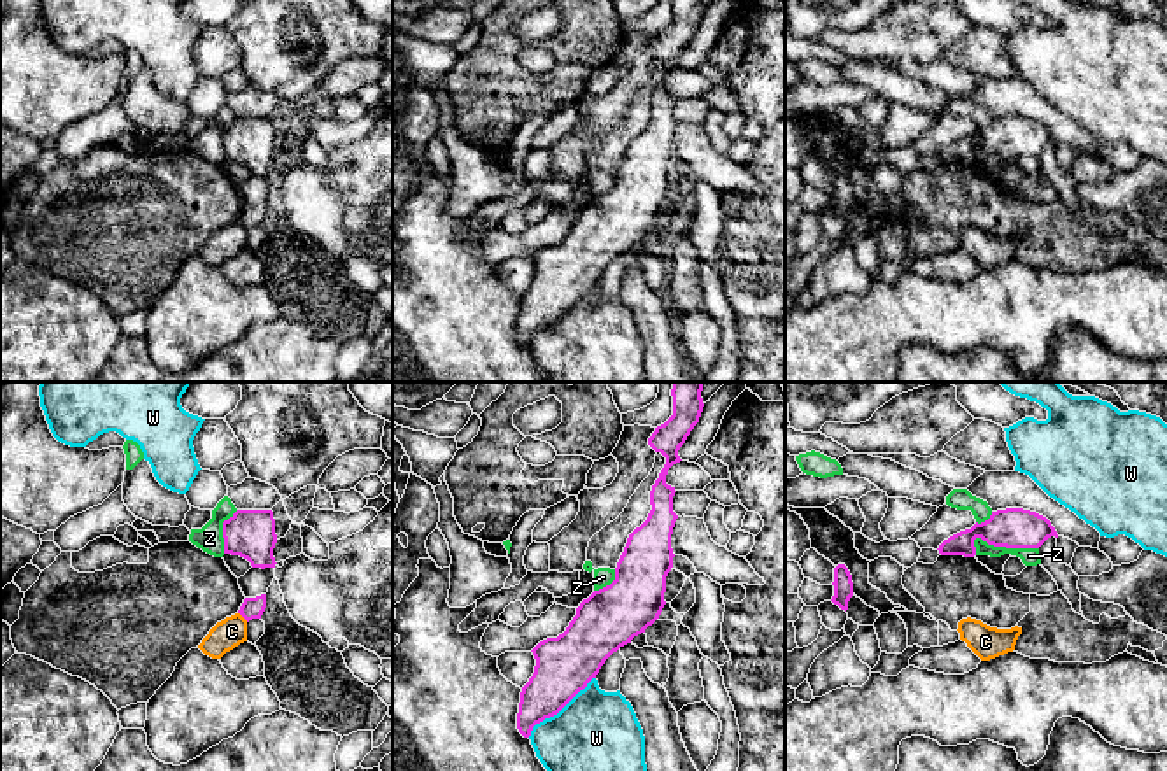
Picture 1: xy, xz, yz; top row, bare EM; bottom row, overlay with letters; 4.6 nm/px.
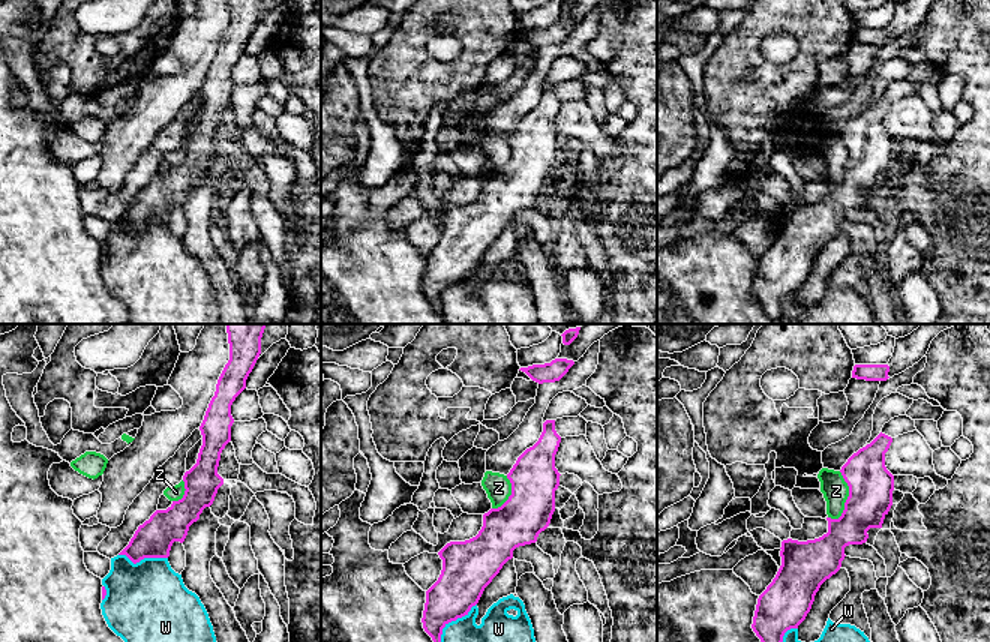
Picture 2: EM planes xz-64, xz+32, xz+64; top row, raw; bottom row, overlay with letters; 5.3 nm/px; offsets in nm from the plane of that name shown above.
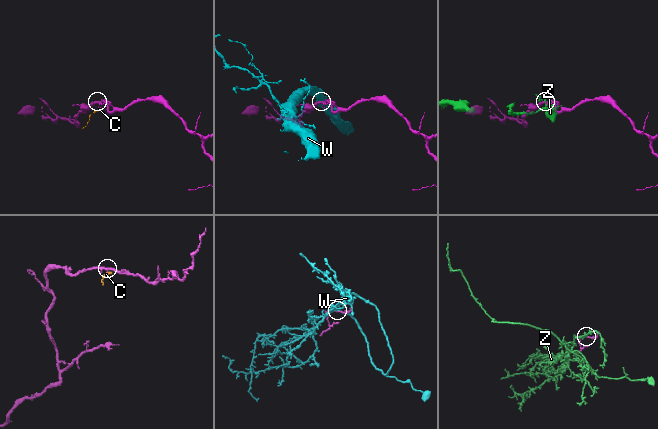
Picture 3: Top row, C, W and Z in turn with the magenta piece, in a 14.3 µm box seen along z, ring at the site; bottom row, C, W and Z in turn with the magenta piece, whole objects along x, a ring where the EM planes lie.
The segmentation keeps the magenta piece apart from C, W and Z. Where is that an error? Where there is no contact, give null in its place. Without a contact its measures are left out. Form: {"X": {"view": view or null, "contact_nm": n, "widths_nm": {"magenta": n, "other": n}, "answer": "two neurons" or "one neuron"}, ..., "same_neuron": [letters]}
{"C": {"view": "xy", "contact_nm": 60, "widths_nm": {"magenta": 100, "other": 140}, "answer": "two neurons"}, "W": {"view": "xz", "contact_nm": 420, "widths_nm": {"magenta": 260, "other": 360}, "answer": "two neurons"}, "Z": {"view": "yz", "contact_nm": 300, "widths_nm": {"magenta": 190, "other": 80}, "answer": "two neurons"}, "same_neuron": []}

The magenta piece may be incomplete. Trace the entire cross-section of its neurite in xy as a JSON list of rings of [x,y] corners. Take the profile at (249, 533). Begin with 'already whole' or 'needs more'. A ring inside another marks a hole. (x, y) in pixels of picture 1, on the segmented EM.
already whole; [[[237,510],[223,522],[224,554],[240,555],[252,568],[275,568],[277,543],[272,510]]]

